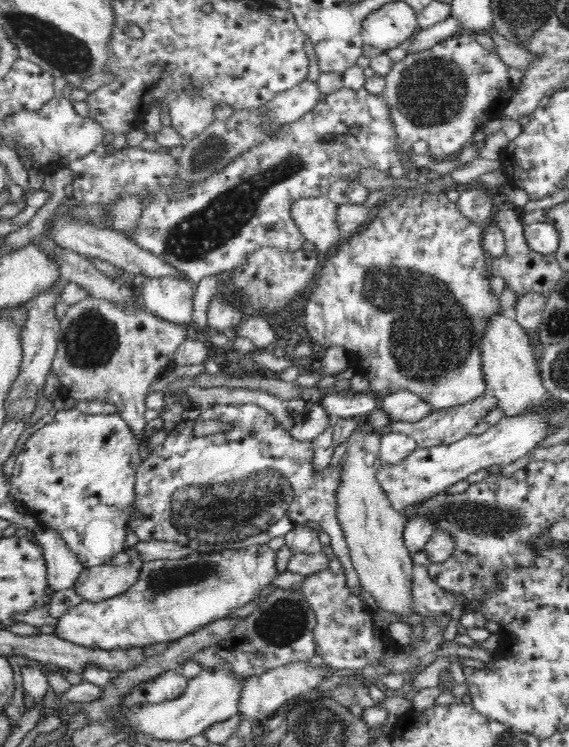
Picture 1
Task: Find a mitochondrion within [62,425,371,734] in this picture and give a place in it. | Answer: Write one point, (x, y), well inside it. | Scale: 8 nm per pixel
(234, 510)

